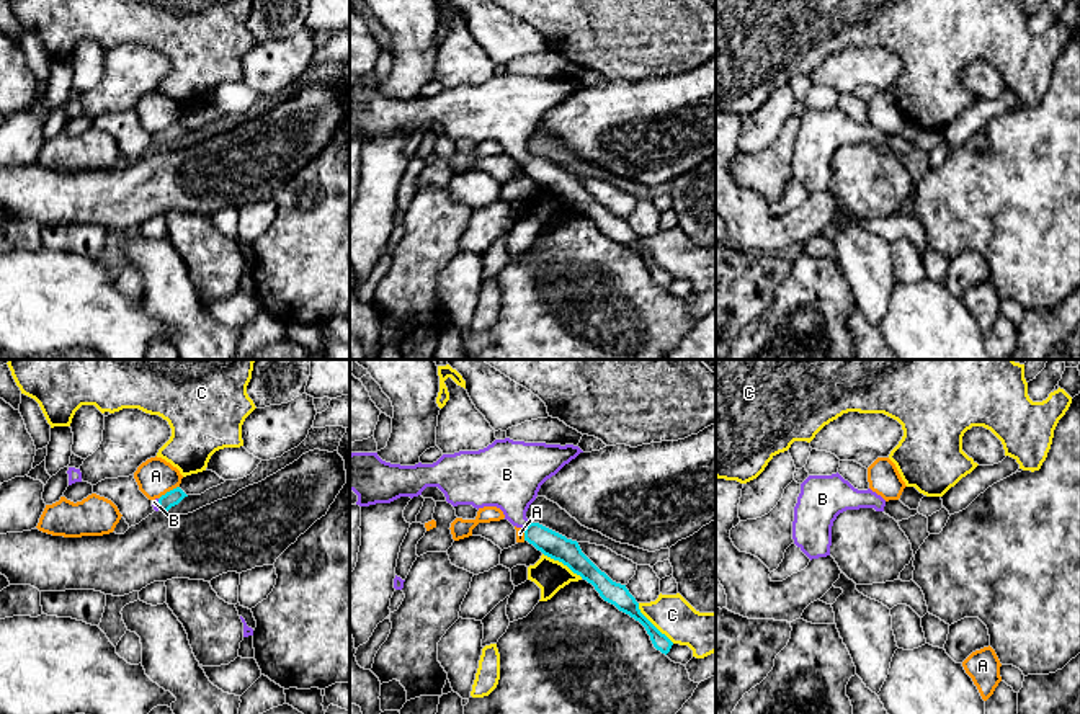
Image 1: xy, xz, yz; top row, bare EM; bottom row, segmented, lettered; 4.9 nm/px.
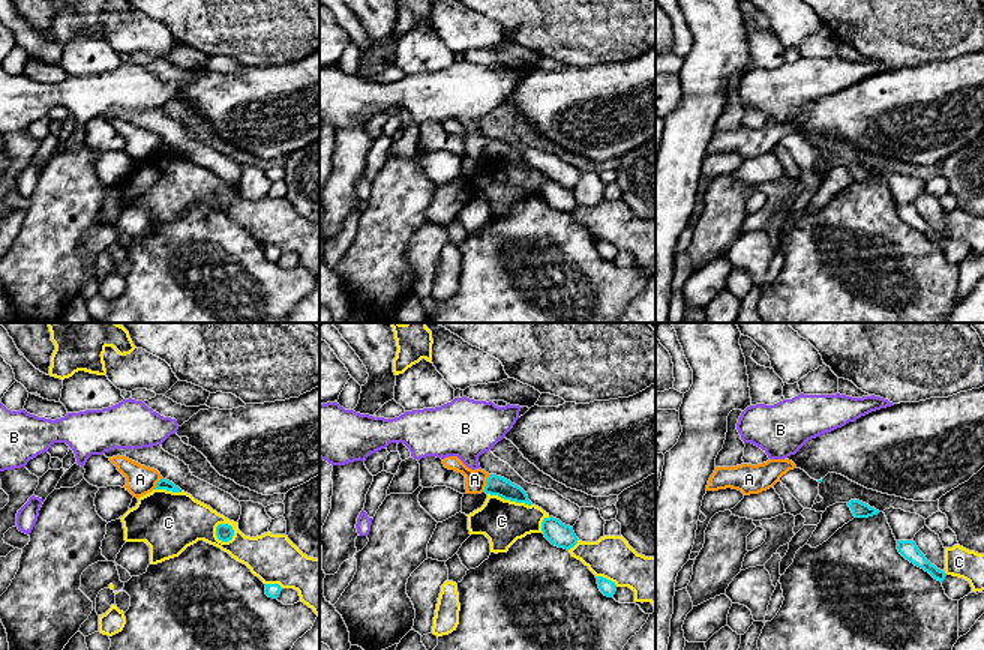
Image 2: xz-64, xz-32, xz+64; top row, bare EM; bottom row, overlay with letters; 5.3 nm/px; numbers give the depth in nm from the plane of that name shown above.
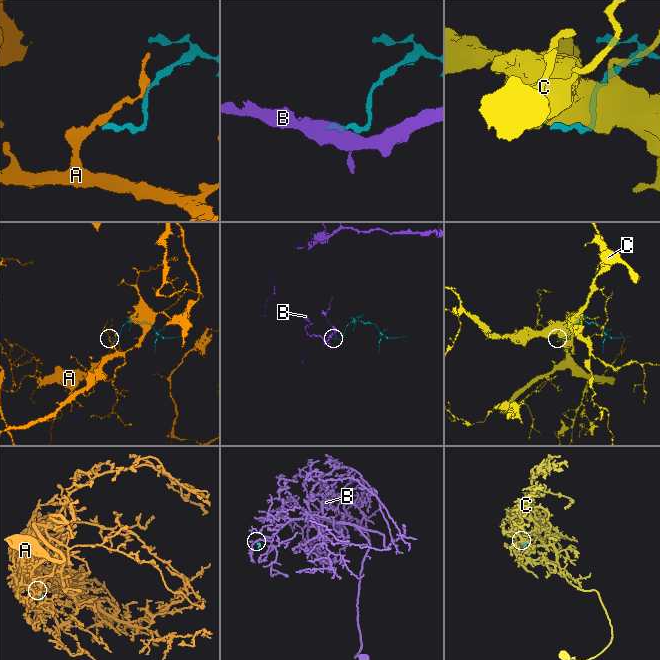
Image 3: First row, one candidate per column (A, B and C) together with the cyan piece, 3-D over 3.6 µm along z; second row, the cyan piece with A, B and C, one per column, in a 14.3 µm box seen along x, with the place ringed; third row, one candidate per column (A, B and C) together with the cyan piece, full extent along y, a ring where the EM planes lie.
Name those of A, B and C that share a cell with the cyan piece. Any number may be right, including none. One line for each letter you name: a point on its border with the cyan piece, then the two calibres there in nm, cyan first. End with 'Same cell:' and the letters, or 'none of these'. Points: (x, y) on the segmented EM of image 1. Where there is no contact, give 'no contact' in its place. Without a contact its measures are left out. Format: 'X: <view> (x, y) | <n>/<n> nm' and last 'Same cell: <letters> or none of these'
B: xz (528, 525) | 130/300 nm
Same cell: B

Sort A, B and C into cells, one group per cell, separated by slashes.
A / B / C

